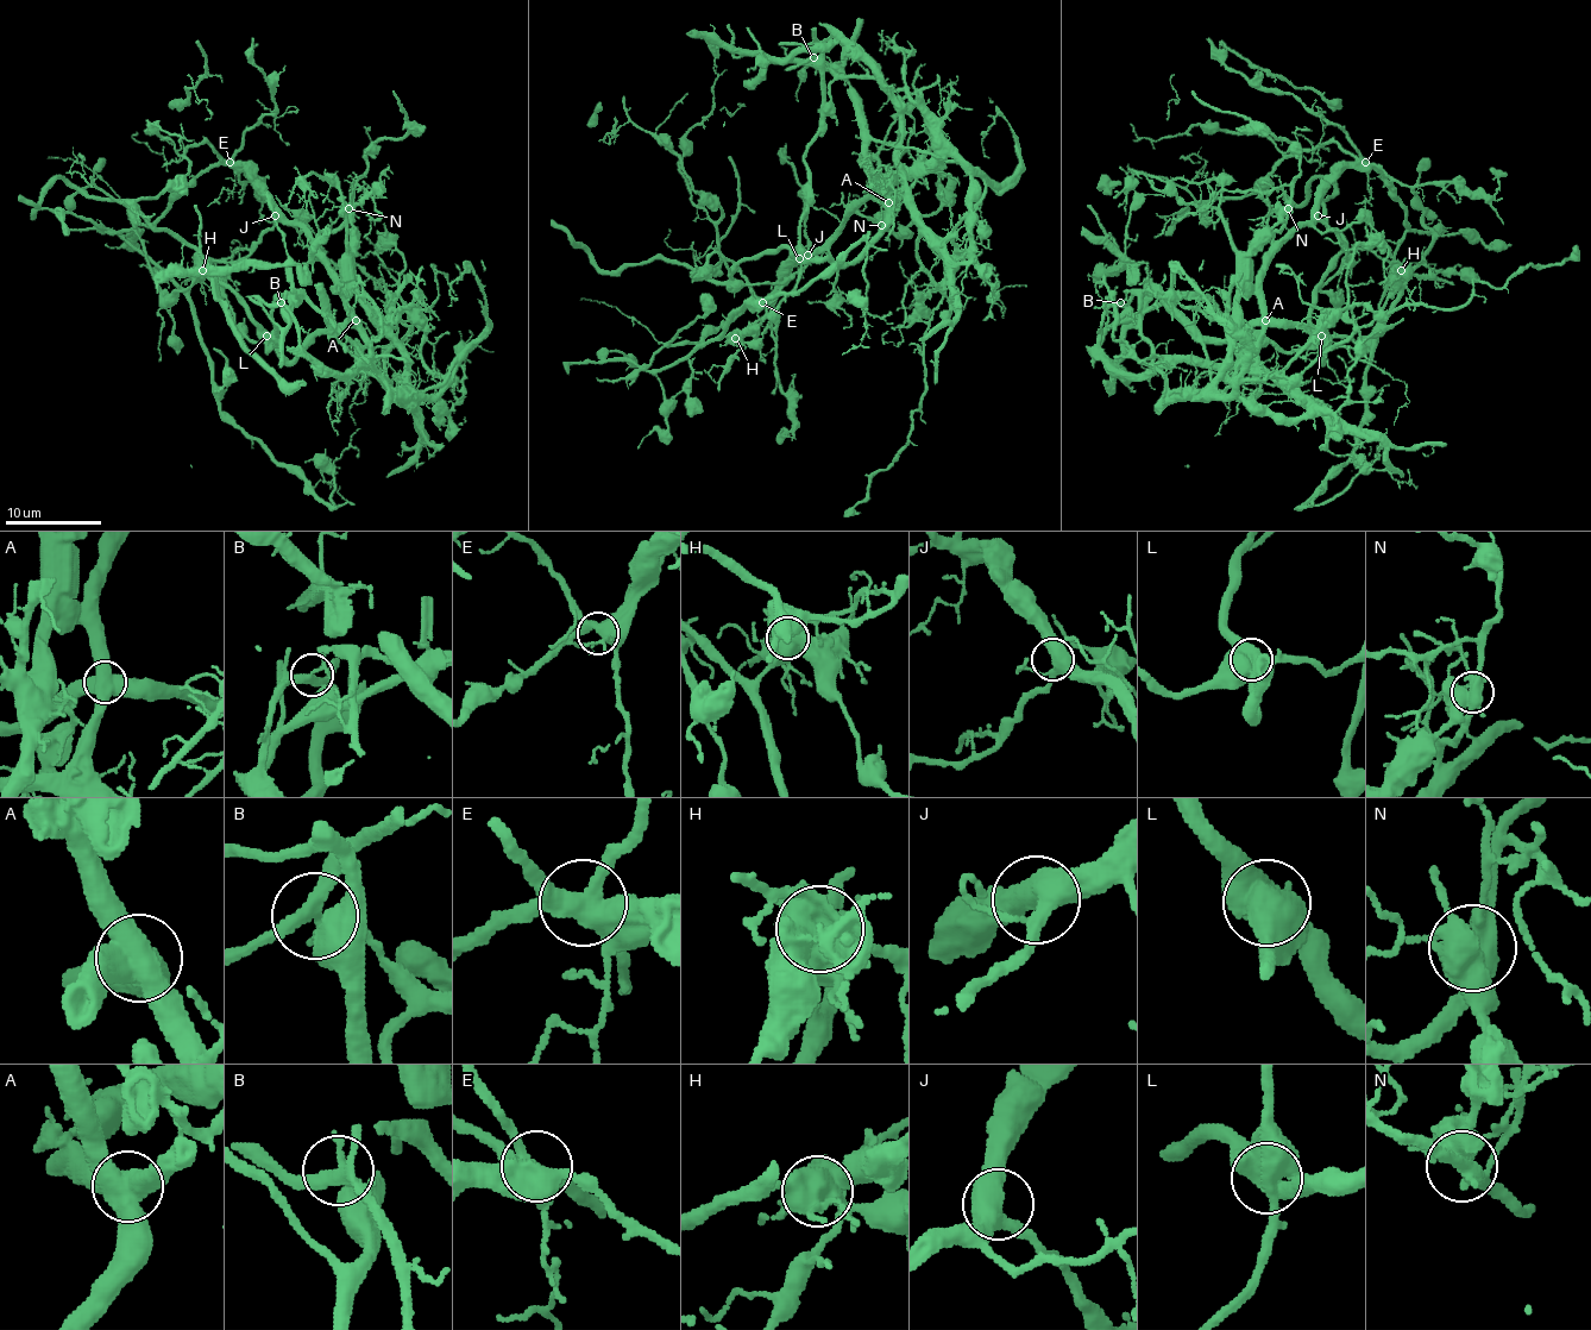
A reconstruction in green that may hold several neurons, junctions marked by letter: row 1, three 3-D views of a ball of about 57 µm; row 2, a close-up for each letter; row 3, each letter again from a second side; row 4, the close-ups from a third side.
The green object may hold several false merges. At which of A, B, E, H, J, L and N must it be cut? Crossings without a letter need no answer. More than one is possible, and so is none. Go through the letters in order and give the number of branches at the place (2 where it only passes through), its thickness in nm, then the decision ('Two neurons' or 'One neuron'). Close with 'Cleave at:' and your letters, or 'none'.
A: Branches: 4. Thickness 650 nm. Two neurons
B: Branches: 4. Thickness 280 nm. Two neurons
E: Branches: 5. Thickness 500 nm. One neuron
H: Branches: 7. Thickness 700 nm. Two neurons
J: Branches: 4. Thickness 480 nm. One neuron
L: Branches: 4. Thickness 600 nm. Two neurons
N: Branches: 5. Thickness 550 nm. Two neurons
Cleave at: A, B, H, L, N

